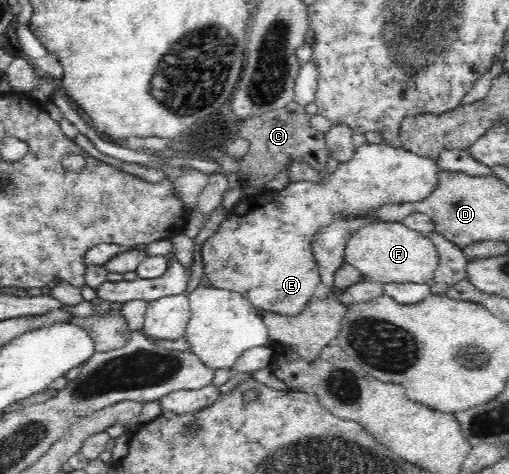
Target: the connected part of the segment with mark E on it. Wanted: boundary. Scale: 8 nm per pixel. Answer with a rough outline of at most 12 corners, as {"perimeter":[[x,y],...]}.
{"perimeter":[[382,142],[317,182],[242,196],[205,278],[295,315],[332,222],[424,200],[437,161]]}

